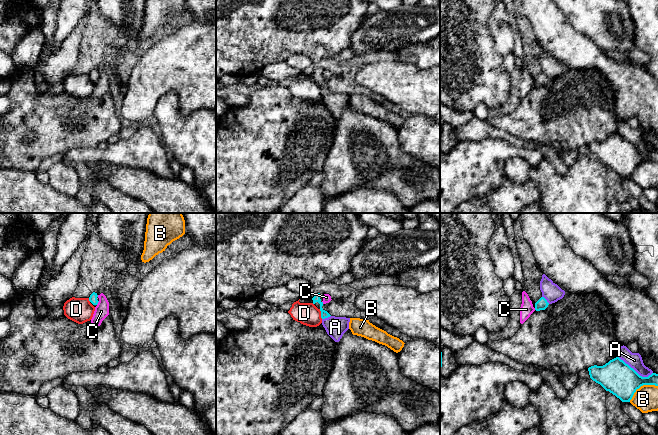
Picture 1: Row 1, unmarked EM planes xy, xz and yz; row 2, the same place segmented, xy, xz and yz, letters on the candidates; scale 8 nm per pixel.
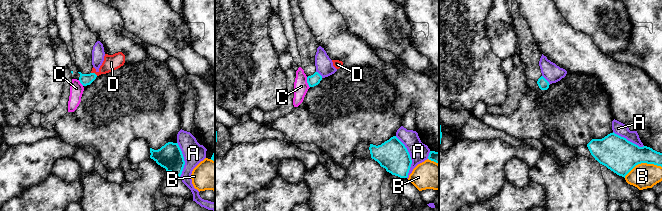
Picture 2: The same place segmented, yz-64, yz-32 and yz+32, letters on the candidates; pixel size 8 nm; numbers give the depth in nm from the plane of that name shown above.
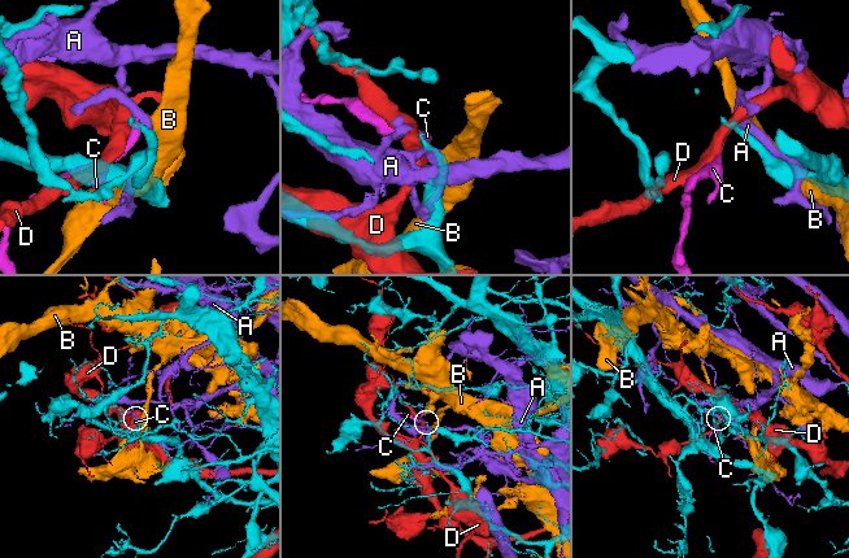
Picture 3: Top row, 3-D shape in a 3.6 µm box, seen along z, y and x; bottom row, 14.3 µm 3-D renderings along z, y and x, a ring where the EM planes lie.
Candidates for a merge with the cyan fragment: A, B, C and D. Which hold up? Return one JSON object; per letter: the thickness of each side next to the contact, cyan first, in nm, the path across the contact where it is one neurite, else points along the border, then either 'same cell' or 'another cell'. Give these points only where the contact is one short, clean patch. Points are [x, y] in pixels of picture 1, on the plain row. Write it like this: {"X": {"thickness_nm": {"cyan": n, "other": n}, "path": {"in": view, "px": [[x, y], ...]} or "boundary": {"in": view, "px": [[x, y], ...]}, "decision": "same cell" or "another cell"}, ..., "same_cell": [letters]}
{"A": {"thickness_nm": {"cyan": 260, "other": 120}, "decision": "another cell"}, "B": {"thickness_nm": {"cyan": 260, "other": 200}, "decision": "another cell"}, "C": {"thickness_nm": {"cyan": 60, "other": 110}, "boundary": {"in": "xy", "px": [[99, 77], [96, 80]]}, "decision": "another cell"}, "D": {"thickness_nm": {"cyan": 60, "other": 180}, "decision": "another cell"}, "same_cell": []}

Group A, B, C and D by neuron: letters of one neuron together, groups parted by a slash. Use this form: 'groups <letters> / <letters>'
groups A / B / C / D

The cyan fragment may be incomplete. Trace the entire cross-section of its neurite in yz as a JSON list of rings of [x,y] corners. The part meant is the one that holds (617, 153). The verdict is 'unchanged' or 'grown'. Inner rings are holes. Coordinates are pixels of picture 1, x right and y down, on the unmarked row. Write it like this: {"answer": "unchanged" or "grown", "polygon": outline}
{"answer": "unchanged", "polygon": [[[619,133],[603,142],[591,142],[588,147],[593,157],[622,178],[630,178],[636,166],[643,161],[658,162],[658,150],[652,149],[648,153],[642,153]]]}

